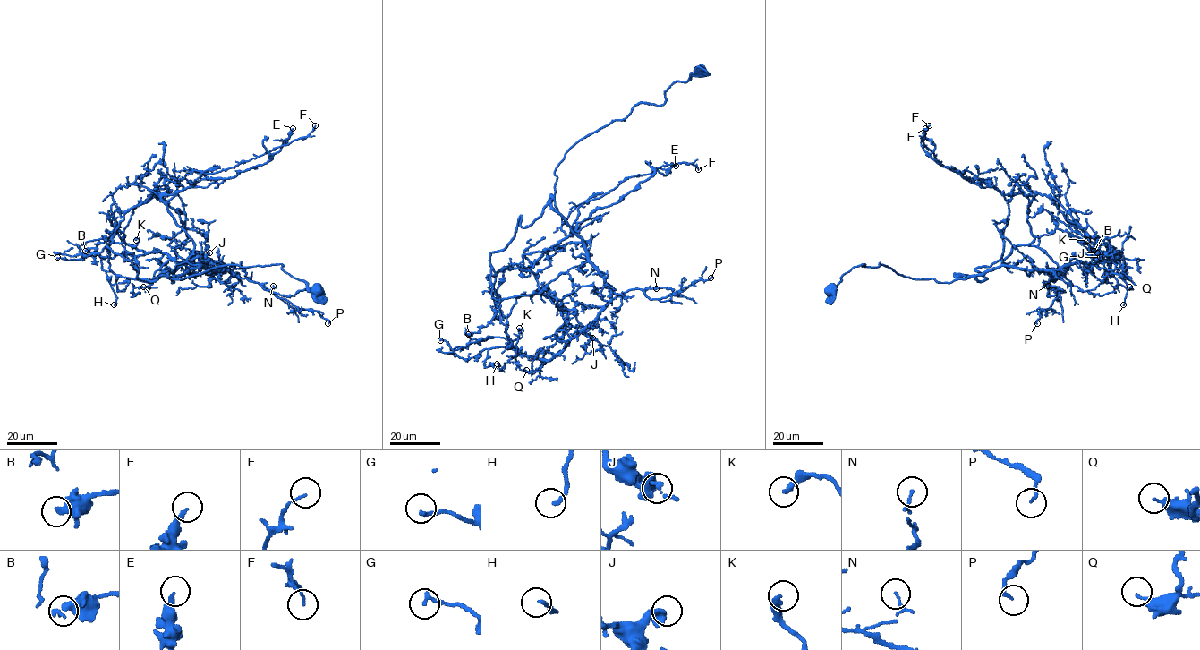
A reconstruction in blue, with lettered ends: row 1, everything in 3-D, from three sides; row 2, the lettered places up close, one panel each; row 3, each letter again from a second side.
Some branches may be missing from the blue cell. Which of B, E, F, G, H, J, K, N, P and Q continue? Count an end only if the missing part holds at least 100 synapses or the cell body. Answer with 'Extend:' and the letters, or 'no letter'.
Extend: no letter

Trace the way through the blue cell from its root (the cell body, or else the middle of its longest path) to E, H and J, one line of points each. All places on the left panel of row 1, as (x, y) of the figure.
E: (317, 290), (281, 264), (171, 279), (199, 265), (167, 202), (201, 179), (266, 163), (293, 128)
H: (317, 290), (281, 264), (219, 265), (172, 282), (199, 266), (227, 269), (123, 253), (101, 259), (114, 304)
J: (317, 290), (281, 264), (148, 281), (107, 245), (115, 274), (145, 281), (209, 252)

